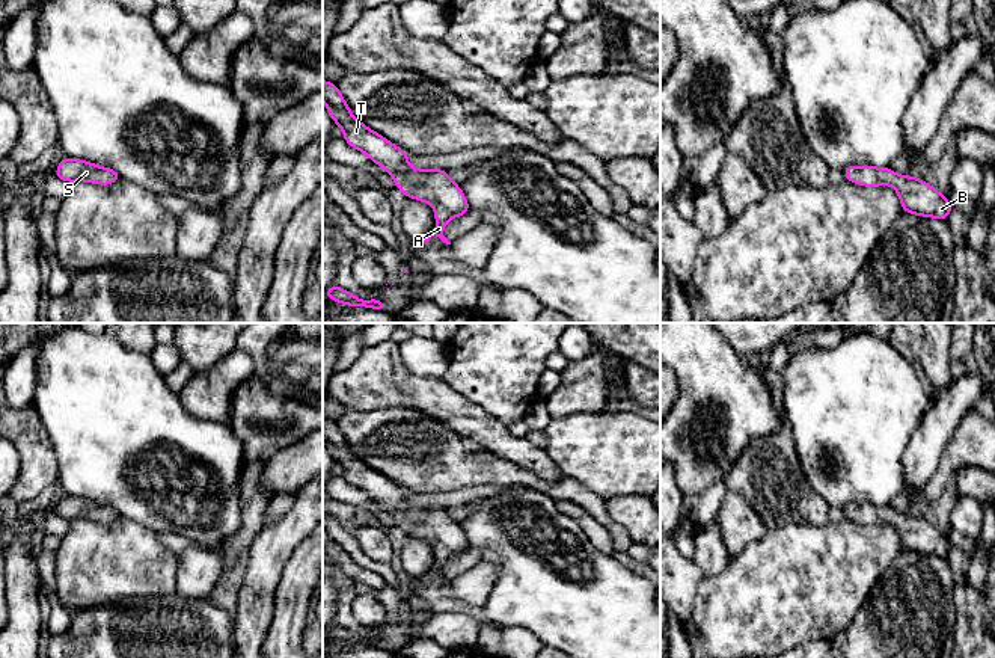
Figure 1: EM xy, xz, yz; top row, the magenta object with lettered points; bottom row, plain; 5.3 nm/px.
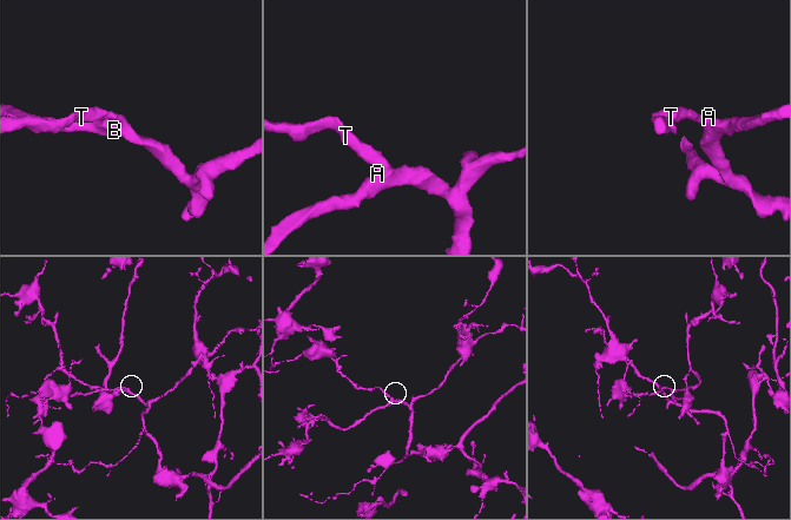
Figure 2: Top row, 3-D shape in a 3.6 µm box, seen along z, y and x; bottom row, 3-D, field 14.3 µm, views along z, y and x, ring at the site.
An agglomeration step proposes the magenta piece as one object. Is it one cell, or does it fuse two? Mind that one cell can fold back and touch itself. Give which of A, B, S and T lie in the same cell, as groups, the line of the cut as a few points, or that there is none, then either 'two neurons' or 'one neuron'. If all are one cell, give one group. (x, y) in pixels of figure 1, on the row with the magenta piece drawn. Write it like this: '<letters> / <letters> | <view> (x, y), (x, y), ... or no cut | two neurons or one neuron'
A B S T | no cut | one neuron

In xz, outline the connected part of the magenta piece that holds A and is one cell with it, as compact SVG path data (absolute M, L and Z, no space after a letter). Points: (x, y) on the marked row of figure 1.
M323 80L323 100L330 118L344 130L344 140L350 146L365 152L374 163L390 172L396 189L407 198L434 207L436 231L421 241L428 243L436 235L451 244L443 235L446 222L466 214L470 208L460 186L449 178L446 171L412 169L407 163L409 152L369 130L351 115L336 85Z

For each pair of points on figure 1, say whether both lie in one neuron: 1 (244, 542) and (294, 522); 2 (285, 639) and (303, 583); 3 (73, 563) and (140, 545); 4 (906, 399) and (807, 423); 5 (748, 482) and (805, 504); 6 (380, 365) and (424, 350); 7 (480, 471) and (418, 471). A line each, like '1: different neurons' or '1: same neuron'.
1: different neurons
2: same neuron
3: same neuron
4: same neuron
5: same neuron
6: different neurons
7: same neuron

